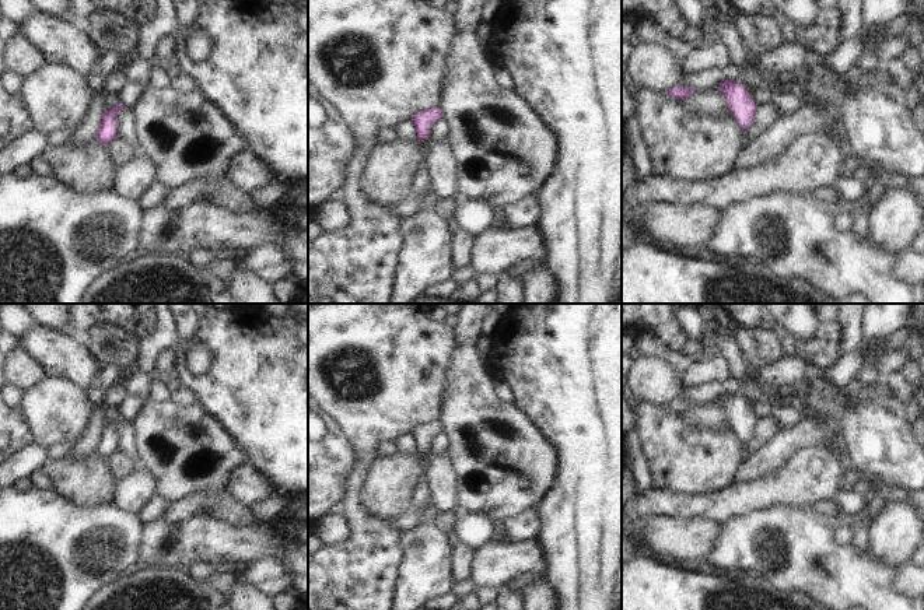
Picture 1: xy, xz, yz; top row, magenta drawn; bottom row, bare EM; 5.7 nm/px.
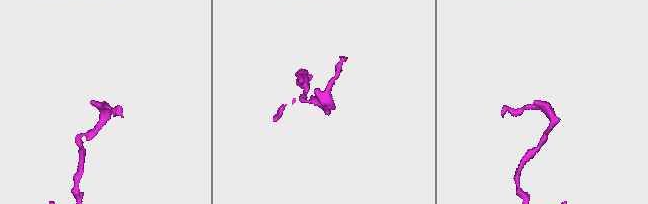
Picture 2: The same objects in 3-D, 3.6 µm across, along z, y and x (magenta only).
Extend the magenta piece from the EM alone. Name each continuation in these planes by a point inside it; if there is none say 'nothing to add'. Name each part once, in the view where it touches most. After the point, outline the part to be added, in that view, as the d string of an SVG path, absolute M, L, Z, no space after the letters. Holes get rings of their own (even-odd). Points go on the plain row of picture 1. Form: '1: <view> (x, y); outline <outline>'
nothing to add

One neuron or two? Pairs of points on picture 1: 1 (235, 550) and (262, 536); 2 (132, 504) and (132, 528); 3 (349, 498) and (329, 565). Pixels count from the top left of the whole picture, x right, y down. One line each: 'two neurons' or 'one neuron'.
1: one neuron
2: two neurons
3: one neuron

